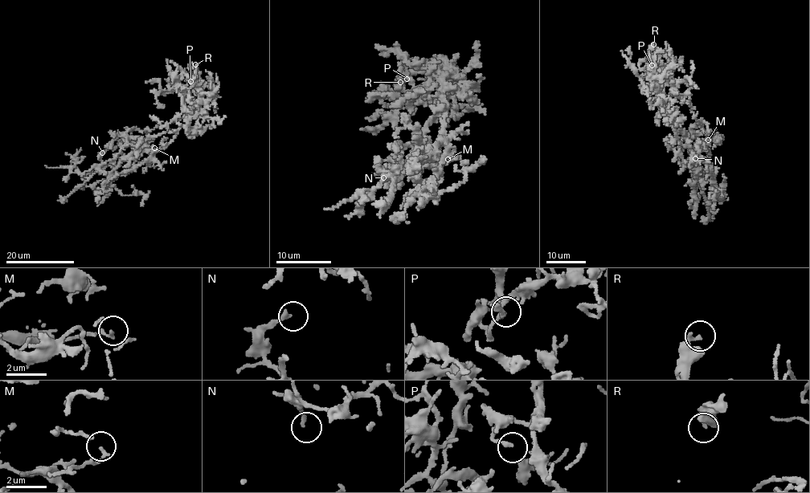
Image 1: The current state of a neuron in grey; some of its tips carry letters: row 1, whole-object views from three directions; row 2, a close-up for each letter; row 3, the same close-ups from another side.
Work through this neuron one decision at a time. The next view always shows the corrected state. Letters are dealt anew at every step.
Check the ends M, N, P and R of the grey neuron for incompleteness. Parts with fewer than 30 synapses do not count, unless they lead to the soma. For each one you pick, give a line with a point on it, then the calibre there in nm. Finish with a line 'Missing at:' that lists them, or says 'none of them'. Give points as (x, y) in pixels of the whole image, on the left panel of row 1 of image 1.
Missing at: none of them

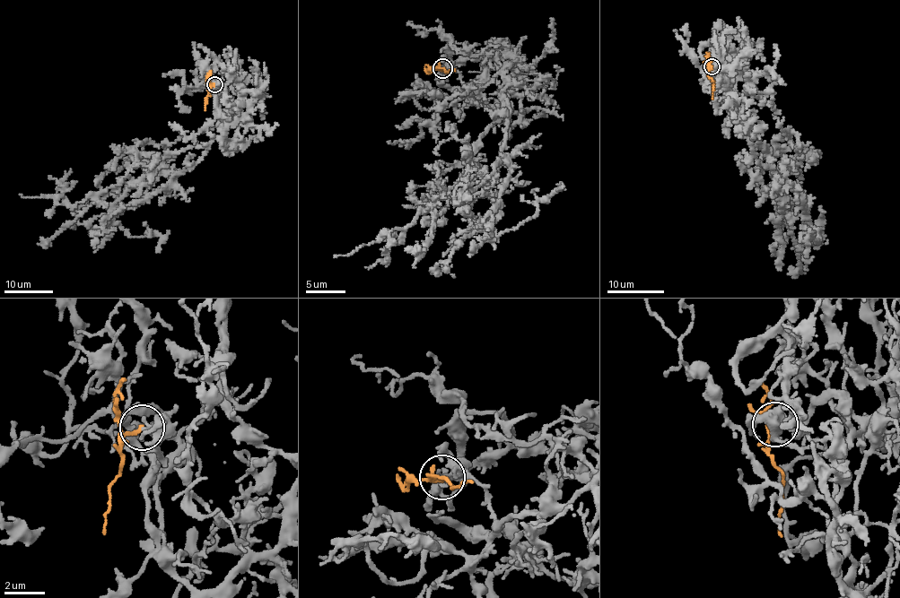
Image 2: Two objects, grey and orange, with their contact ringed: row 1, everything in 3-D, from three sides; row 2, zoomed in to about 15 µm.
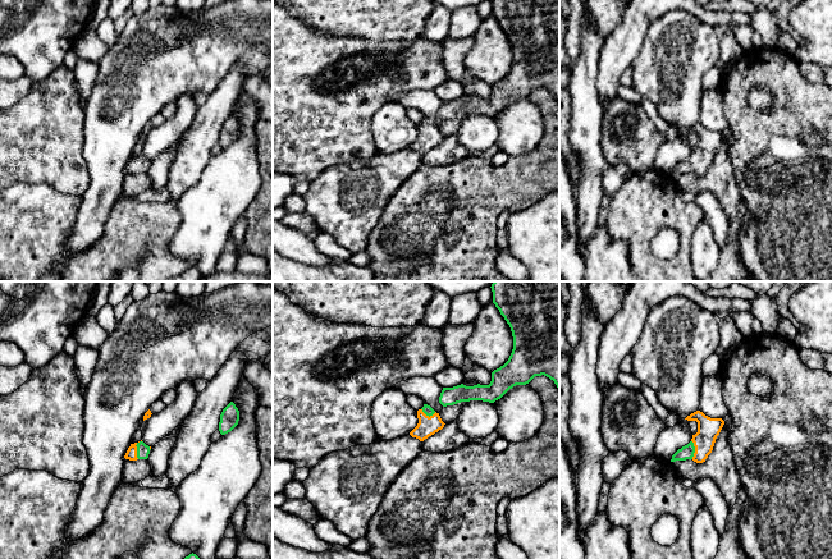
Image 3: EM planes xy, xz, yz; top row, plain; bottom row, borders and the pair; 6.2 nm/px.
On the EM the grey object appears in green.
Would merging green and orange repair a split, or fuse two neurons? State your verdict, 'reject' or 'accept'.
accept

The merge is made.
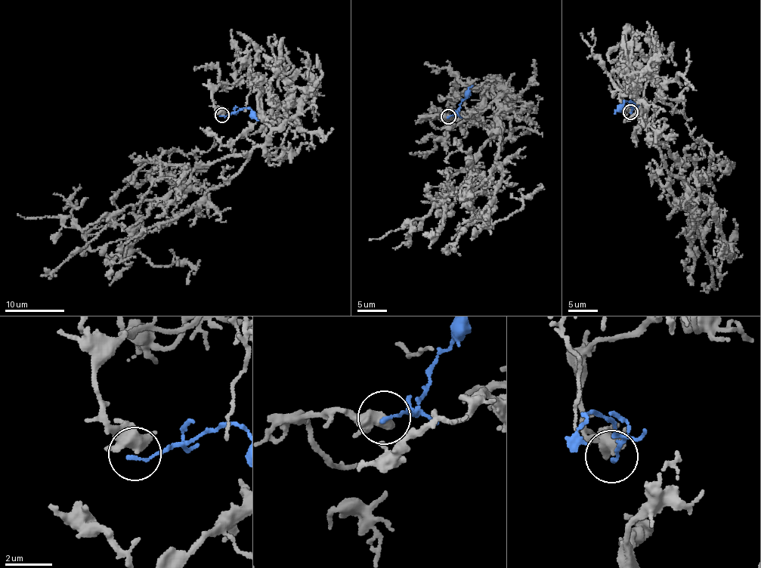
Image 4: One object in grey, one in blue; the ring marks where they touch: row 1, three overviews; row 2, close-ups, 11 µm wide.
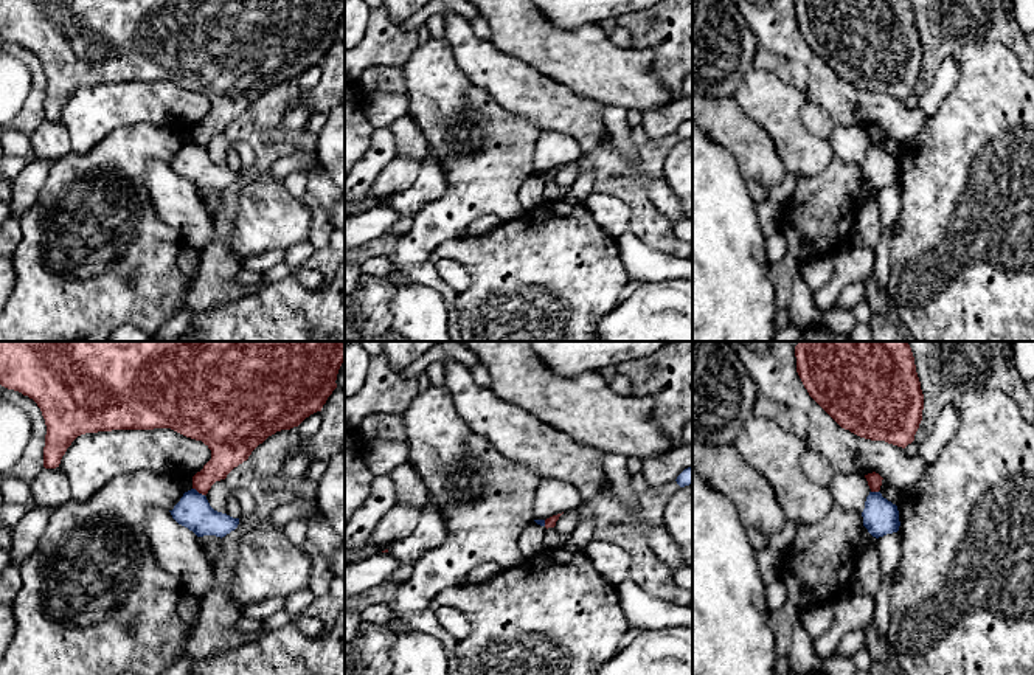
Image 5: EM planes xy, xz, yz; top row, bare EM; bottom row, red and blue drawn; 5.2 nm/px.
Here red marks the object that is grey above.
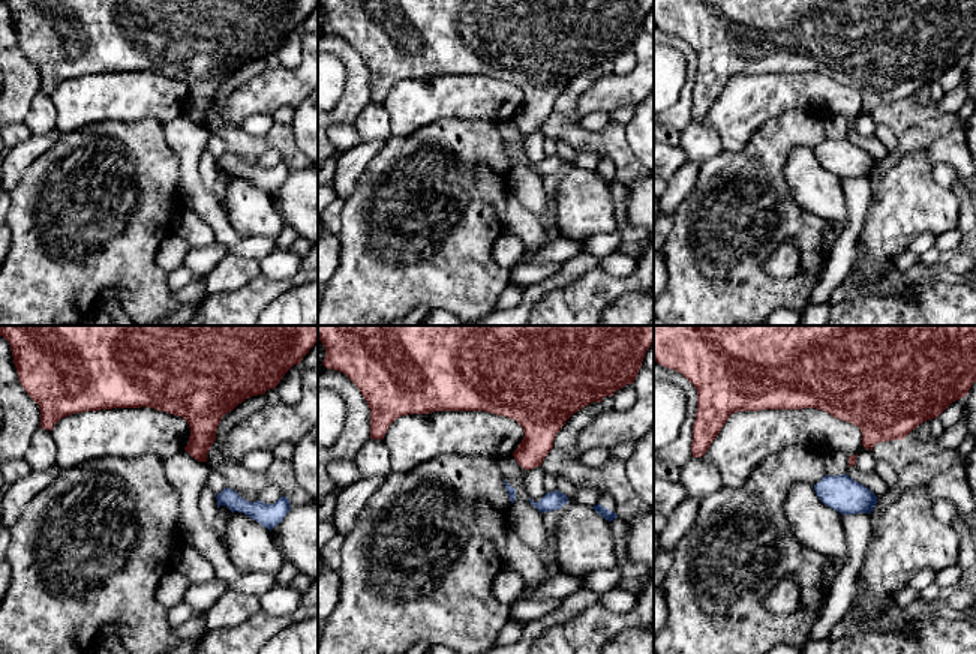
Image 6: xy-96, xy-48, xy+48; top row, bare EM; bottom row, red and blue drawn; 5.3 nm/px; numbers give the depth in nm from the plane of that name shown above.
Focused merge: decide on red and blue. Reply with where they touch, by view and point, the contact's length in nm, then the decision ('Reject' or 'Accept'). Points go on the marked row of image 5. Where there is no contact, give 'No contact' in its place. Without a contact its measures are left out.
Touches red at xy (199, 492). Shared border 80 nm. Reject

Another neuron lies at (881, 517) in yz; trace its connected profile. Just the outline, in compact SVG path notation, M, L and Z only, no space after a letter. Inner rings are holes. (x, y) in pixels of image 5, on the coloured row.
M869 492L862 517L863 526L876 538L897 532L900 526L897 506L880 492Z

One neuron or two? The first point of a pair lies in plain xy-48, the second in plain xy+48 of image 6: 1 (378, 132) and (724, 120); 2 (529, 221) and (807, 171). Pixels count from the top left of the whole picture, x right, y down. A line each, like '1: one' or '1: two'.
1: two
2: one

